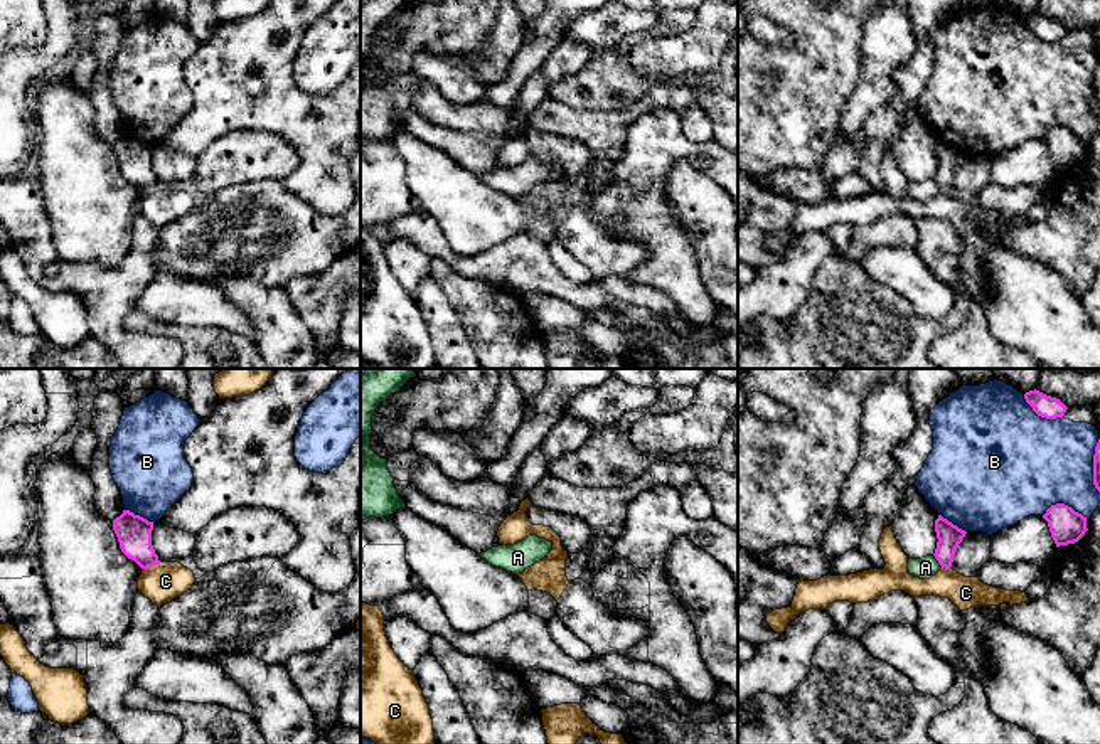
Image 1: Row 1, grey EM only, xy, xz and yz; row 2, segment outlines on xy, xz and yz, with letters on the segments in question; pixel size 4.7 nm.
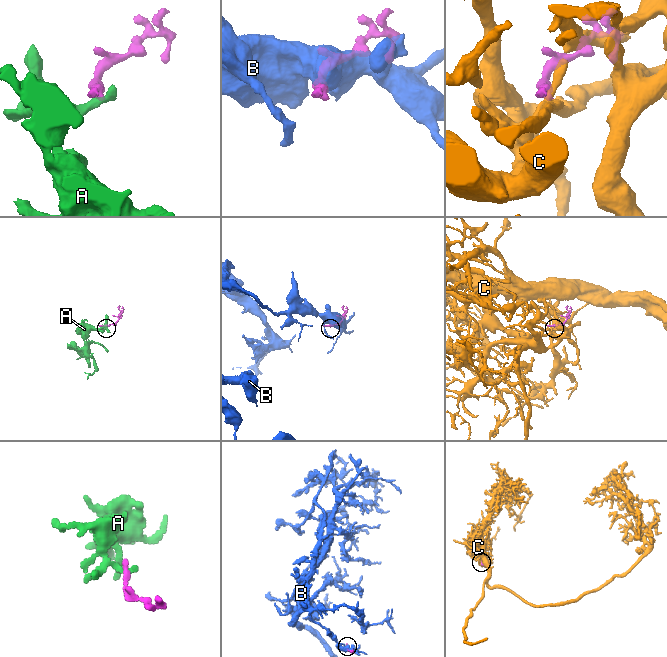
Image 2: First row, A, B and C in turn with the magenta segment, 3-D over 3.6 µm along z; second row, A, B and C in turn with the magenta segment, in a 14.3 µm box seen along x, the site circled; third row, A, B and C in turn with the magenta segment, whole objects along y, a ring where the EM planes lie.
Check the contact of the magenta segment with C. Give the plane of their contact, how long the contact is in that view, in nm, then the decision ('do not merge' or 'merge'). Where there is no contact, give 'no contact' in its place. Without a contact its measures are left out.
contact in xy; length 90 nm; do not merge

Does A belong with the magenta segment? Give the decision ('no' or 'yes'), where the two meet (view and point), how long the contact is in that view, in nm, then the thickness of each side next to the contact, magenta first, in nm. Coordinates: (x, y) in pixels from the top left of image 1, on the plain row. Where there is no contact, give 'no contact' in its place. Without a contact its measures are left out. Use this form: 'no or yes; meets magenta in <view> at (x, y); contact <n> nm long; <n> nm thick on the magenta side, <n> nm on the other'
no; meets magenta in yz at (937, 182); contact 80 nm long; 120 nm thick on the magenta side, 100 nm on the other

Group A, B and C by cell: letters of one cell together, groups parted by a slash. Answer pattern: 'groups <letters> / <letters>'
groups A / B / C

